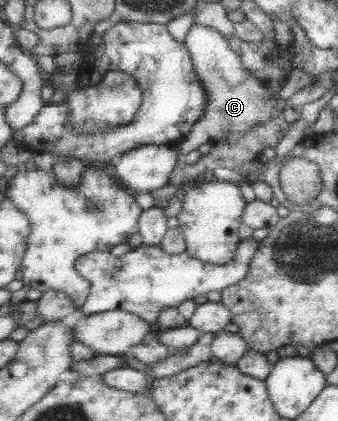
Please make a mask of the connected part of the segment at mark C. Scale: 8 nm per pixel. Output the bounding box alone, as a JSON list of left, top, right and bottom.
[177,23,283,160]

